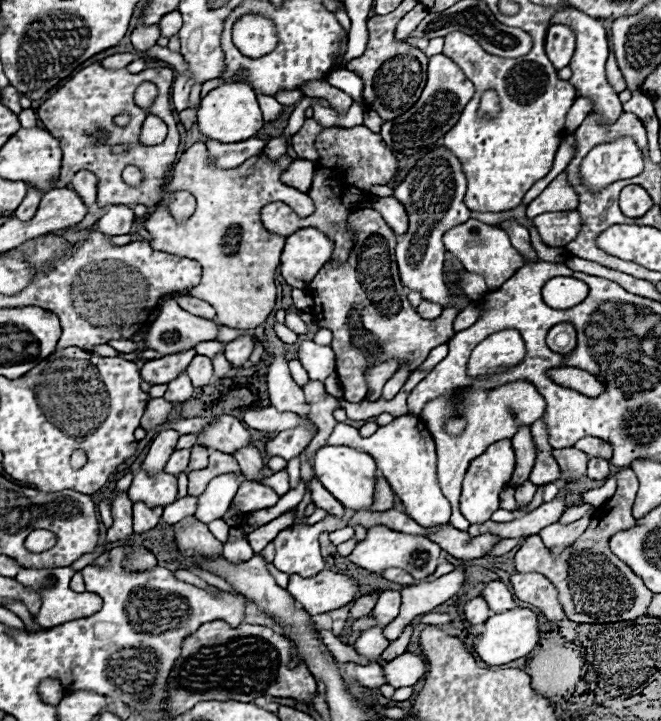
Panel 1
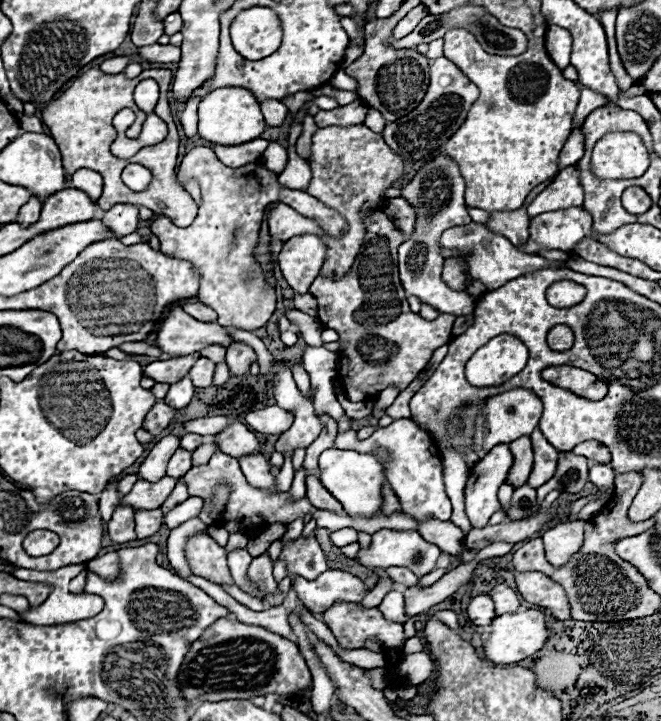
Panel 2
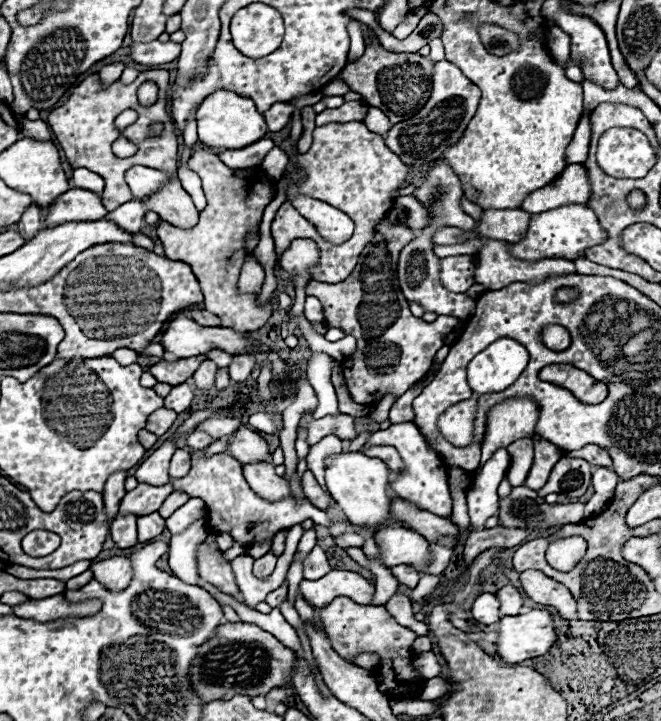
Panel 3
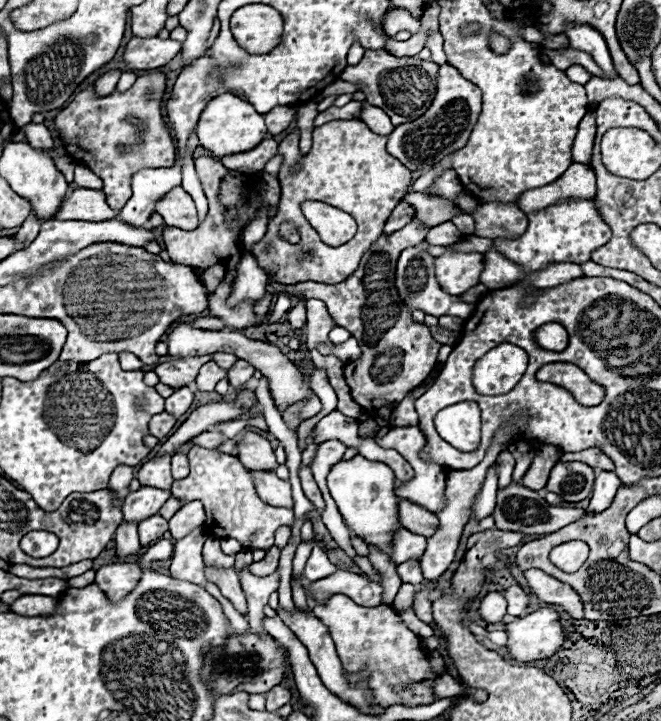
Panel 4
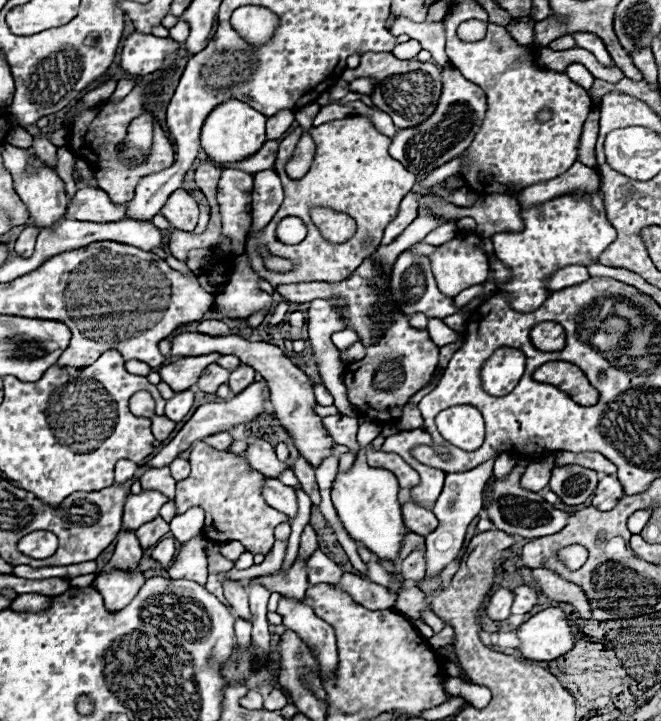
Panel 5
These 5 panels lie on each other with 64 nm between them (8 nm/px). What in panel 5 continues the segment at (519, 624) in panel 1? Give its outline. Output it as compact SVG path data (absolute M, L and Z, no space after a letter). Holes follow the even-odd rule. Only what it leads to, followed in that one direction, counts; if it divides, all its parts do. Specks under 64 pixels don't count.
M546 608L516 630L520 654L528 660L554 660L564 656L574 646L572 628L560 608Z

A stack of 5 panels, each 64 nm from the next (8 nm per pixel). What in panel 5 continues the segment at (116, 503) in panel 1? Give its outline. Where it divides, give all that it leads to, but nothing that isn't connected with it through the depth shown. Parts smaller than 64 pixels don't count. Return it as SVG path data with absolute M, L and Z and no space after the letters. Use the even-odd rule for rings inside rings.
M120 530L118 538L116 538L114 556L104 566L102 572L110 572L110 570L116 570L116 568L122 568L122 570L132 570L134 568L134 570L138 570L142 552L144 550L140 548L140 542L136 540L136 534L130 532L130 530Z

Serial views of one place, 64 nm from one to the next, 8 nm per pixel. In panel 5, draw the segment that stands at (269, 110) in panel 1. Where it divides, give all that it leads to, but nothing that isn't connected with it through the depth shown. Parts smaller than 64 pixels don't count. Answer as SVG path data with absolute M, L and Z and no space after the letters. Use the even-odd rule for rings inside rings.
M278 112L278 116L268 118L266 122L266 136L268 140L278 140L294 122L294 112Z

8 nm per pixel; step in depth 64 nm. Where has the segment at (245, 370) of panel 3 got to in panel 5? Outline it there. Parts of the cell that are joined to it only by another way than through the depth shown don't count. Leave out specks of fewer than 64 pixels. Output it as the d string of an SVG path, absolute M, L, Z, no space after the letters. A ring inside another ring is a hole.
M240 364L240 368L236 368L236 370L232 370L232 372L230 372L230 380L228 380L230 390L232 390L234 394L242 392L246 386L250 386L250 384L252 384L254 374L256 374L256 372L254 372L254 368L250 368L248 364Z

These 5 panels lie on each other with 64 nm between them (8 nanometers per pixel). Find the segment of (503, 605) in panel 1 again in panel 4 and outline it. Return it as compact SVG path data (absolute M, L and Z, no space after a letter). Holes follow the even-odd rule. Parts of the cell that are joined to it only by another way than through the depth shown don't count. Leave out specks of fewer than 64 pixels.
M510 586L510 588L506 588L506 590L504 590L504 598L506 598L506 602L508 602L506 612L508 612L510 616L520 616L522 610L528 606L528 600L530 600L530 596L524 594L524 590L522 590L520 586Z

